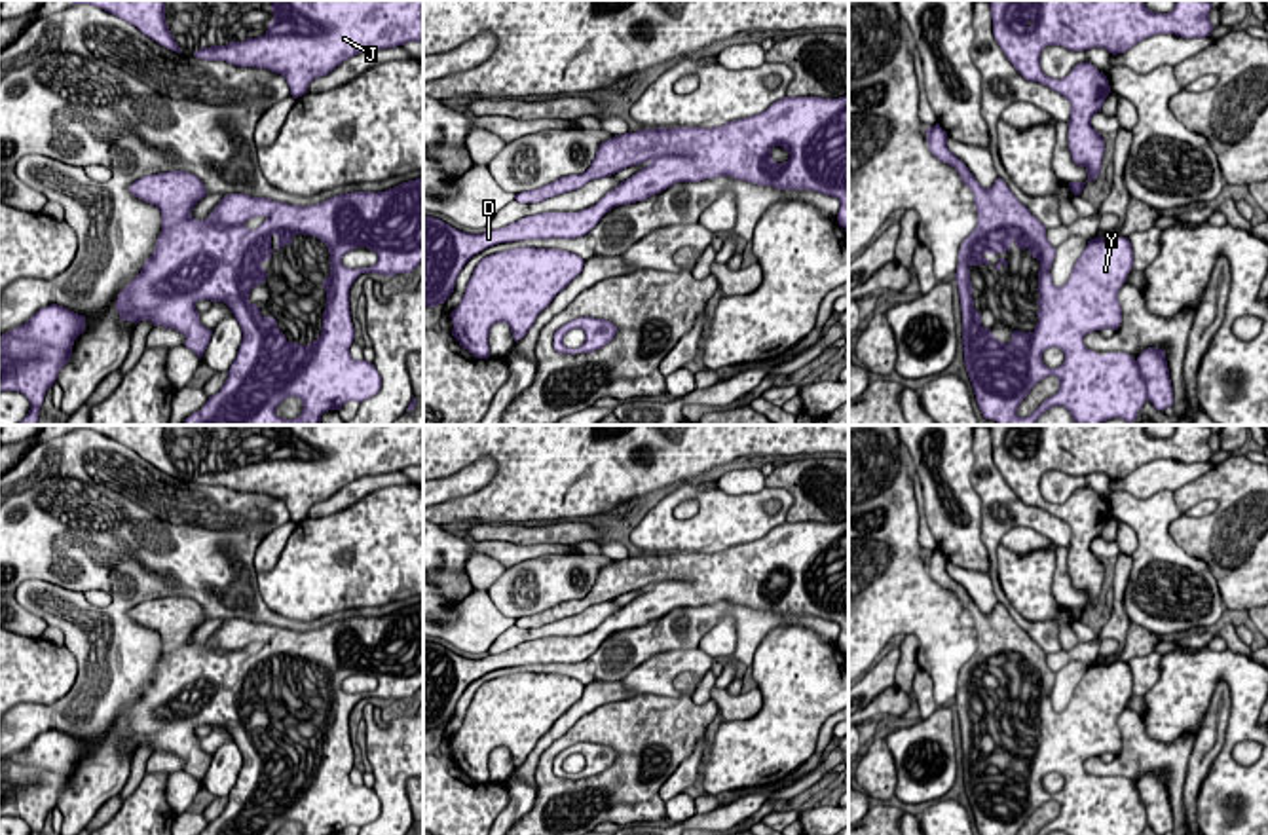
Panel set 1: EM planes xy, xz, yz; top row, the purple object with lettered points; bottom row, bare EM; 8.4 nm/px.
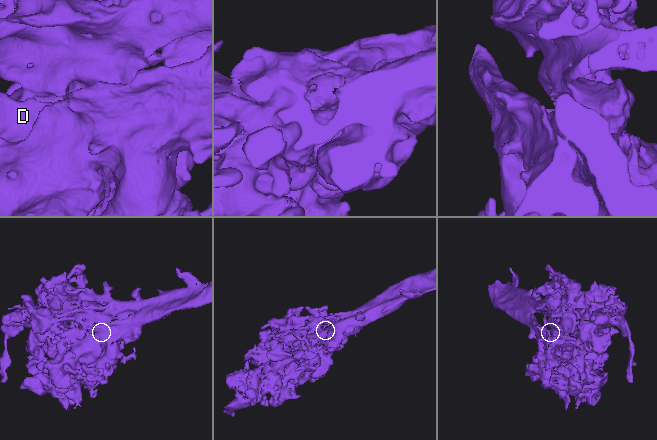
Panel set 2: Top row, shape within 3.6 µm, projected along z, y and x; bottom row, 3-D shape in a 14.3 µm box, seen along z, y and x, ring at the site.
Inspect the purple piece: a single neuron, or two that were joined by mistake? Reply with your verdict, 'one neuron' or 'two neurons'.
one neuron

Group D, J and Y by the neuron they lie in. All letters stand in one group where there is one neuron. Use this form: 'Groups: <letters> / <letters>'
Groups: D J Y

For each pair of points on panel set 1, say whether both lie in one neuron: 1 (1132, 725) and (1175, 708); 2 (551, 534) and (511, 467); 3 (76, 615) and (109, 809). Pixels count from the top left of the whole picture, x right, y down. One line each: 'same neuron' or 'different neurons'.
1: different neurons
2: different neurons
3: different neurons

